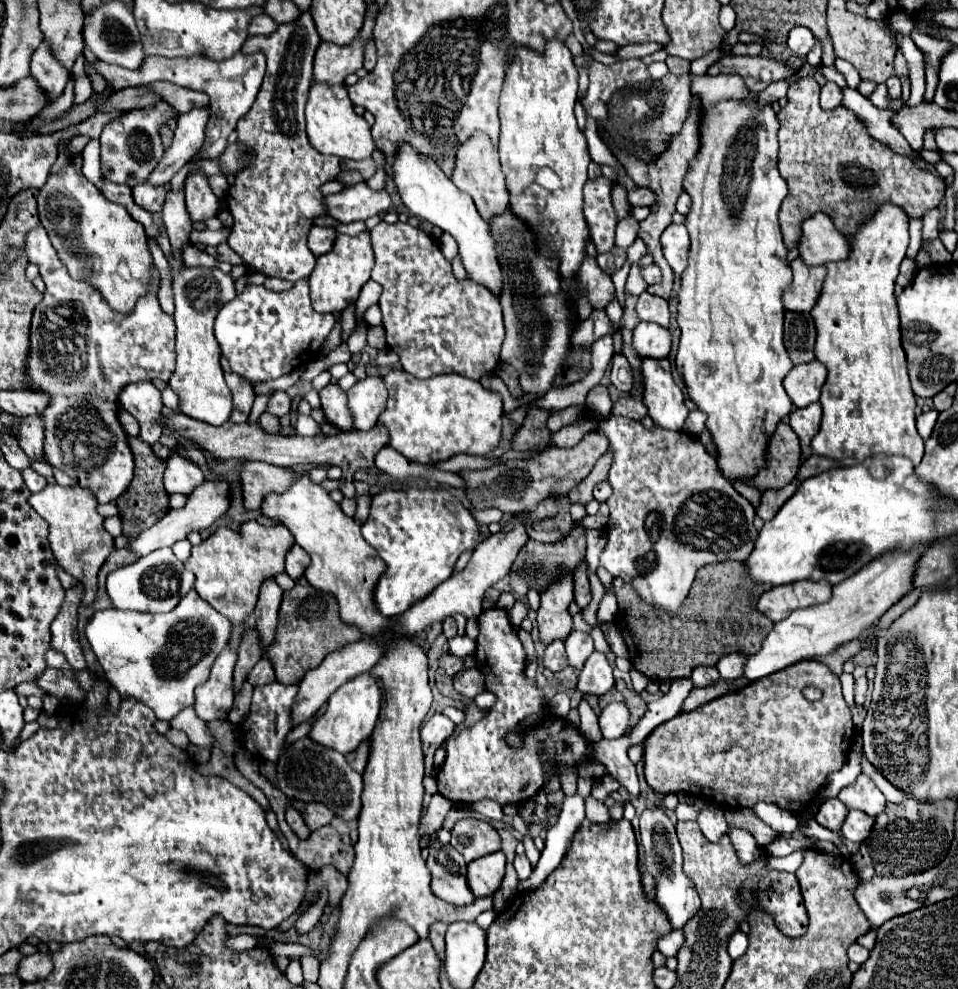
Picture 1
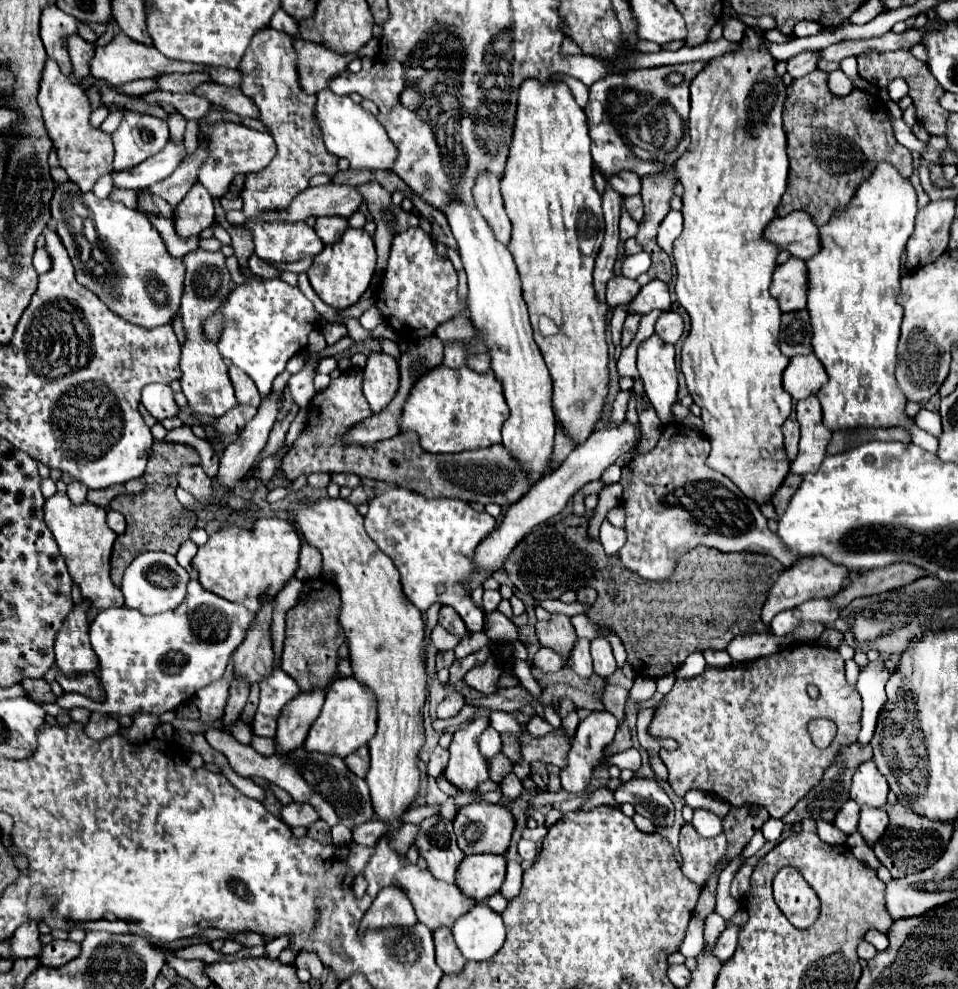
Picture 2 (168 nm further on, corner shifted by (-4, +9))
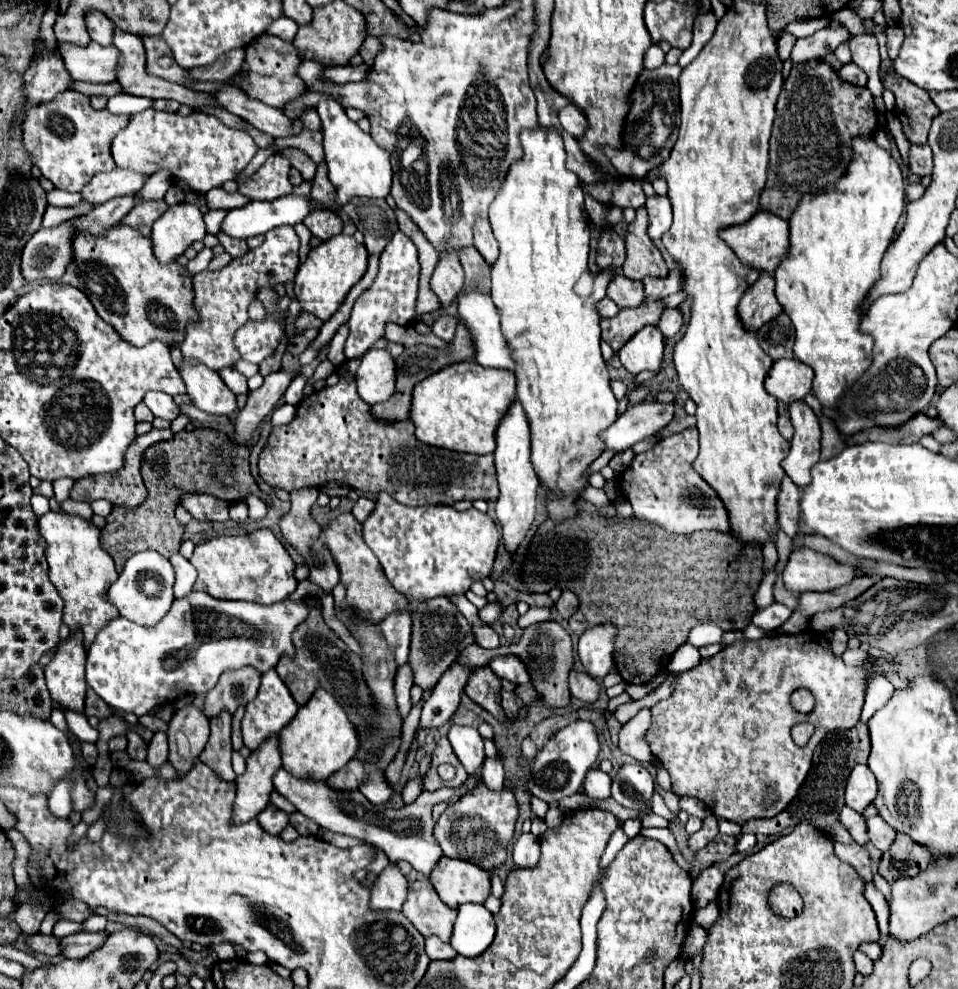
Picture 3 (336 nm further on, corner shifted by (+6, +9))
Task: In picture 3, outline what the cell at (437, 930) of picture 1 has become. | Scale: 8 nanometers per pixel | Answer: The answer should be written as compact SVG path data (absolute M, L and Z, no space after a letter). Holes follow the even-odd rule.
M430 936L426 938L426 954L430 960L452 960L456 956L456 950L448 942L442 942L440 938Z

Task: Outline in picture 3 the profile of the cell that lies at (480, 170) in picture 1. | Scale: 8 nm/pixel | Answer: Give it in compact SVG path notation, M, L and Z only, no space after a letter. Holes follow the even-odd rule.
M478 218L474 226L474 246L484 256L484 260L492 266L498 258L498 242L494 238L492 226L488 218Z

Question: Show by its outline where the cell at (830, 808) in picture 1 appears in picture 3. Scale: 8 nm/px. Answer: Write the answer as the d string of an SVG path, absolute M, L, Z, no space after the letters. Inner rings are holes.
M844 806L840 812L840 822L842 826L852 834L852 838L858 844L866 844L868 842L868 834L866 834L866 822L862 818L862 814L858 814L856 810Z

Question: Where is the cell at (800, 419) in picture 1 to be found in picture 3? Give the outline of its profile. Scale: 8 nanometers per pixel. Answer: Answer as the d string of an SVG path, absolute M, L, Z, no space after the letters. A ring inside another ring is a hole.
M806 402L790 404L790 420L794 424L794 438L782 468L794 484L806 486L810 482L810 468L820 458L820 424Z

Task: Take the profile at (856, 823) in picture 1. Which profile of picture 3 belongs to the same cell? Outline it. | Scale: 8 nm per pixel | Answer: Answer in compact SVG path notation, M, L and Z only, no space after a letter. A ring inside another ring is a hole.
M872 816L872 818L866 818L866 828L868 828L868 836L870 836L870 842L878 848L878 850L888 850L896 832L892 830L892 826L888 826L880 816Z

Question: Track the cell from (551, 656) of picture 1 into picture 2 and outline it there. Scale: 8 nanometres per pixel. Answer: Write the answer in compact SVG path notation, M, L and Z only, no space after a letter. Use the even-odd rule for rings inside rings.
M540 648L532 658L532 666L540 672L558 672L564 666L564 662L562 658L558 658L558 654L554 654L554 650Z

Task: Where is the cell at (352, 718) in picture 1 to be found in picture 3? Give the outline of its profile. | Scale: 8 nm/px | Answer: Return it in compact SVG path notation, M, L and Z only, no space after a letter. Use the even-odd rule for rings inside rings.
M316 690L308 704L300 706L292 722L280 732L282 766L298 778L308 778L308 774L312 778L328 778L340 770L340 766L346 766L358 748L360 736L356 726L352 726L348 714L328 690Z

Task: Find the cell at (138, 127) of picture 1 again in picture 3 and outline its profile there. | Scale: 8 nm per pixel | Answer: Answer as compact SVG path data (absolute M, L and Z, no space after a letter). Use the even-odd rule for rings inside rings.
M148 108L140 114L132 114L128 126L122 128L112 140L112 158L116 166L146 174L168 168L172 178L184 180L194 192L202 194L222 186L226 180L238 178L256 152L258 146L248 132L228 128L215 116L198 110L182 118L178 114Z

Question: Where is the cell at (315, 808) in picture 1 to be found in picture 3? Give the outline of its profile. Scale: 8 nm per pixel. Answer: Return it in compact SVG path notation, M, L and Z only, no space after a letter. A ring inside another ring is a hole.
M268 804L268 806L262 810L262 814L258 814L256 818L258 818L260 826L264 826L264 830L270 832L270 834L280 834L280 832L290 824L288 814L286 814L284 810L272 806L272 804Z

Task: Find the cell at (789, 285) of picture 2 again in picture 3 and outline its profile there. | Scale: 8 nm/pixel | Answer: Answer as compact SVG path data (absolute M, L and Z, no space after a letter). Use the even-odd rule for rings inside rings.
M764 272L760 278L746 290L740 300L740 318L750 330L758 330L768 320L776 318L782 312L782 306L774 294L774 276Z

